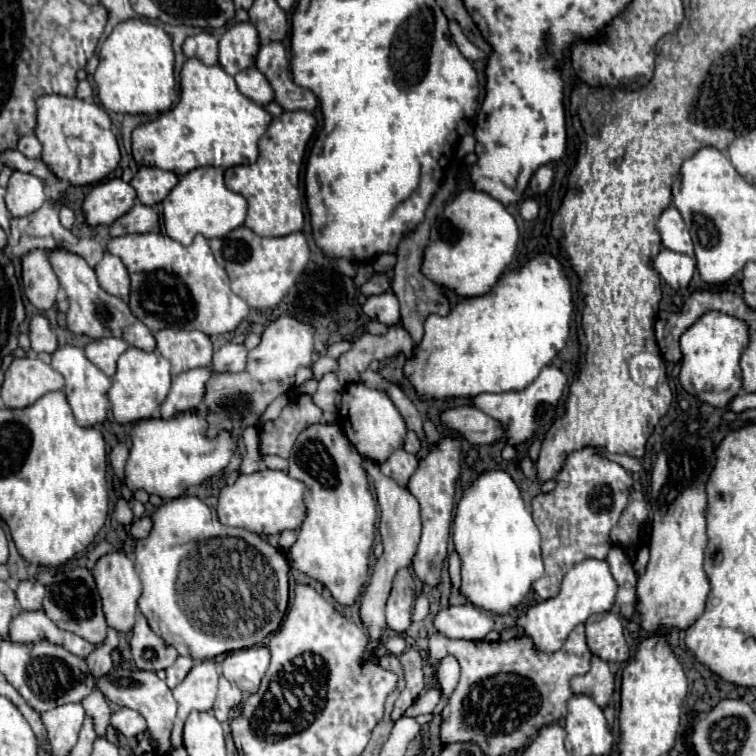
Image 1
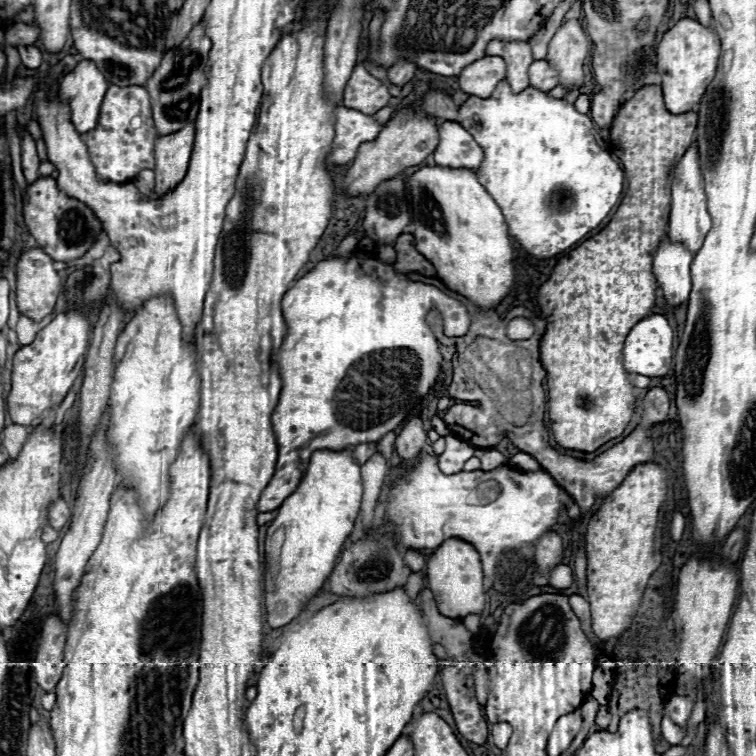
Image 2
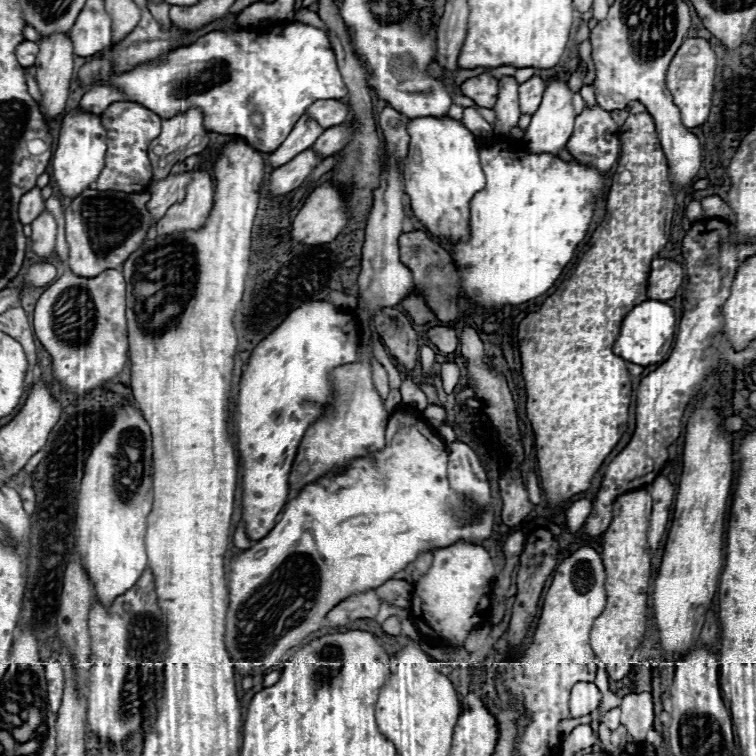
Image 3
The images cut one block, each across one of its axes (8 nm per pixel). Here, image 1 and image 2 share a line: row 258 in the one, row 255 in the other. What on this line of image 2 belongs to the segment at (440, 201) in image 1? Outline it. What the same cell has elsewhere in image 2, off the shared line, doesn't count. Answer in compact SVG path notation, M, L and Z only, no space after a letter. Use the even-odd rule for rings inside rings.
M402 234L394 244L398 258L394 262L396 272L420 272L424 276L436 276L436 268L414 248L414 236Z

